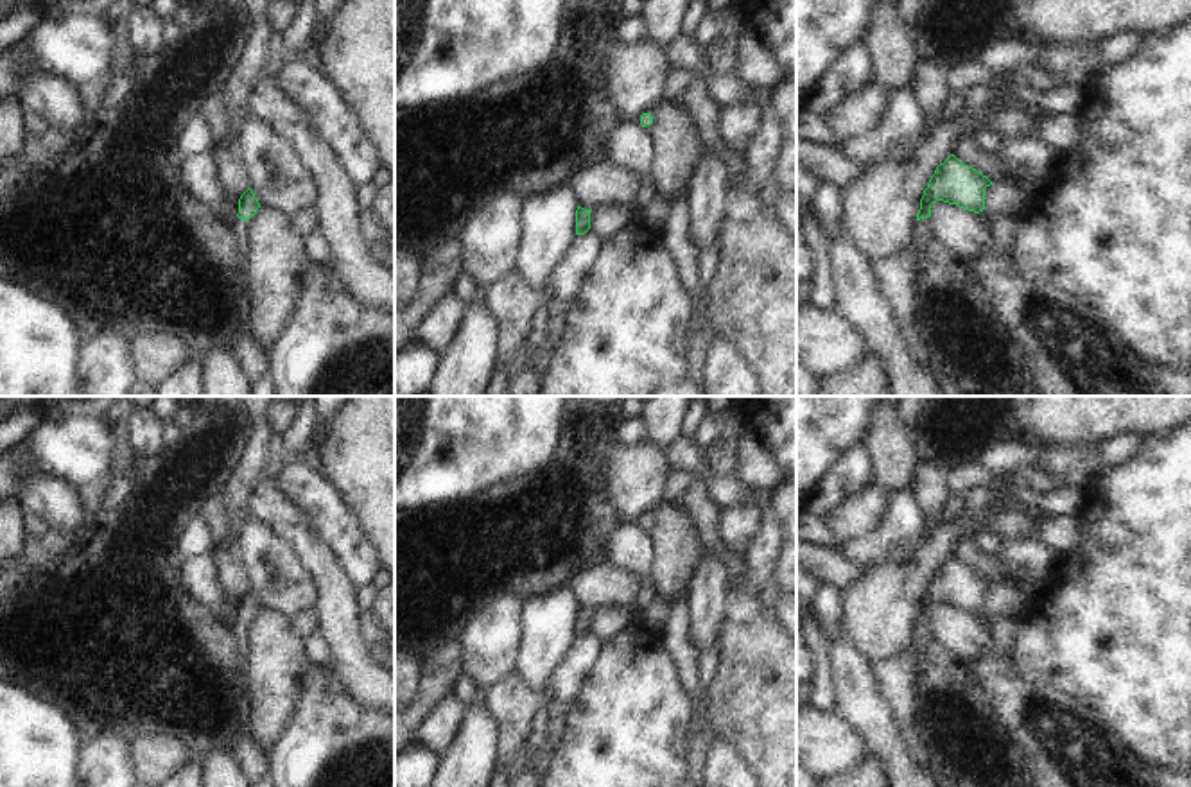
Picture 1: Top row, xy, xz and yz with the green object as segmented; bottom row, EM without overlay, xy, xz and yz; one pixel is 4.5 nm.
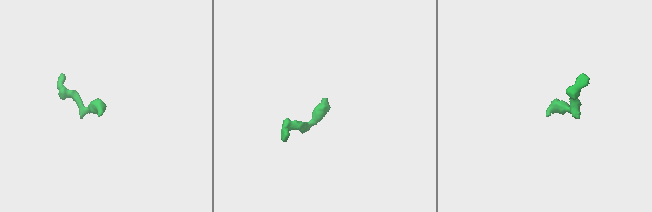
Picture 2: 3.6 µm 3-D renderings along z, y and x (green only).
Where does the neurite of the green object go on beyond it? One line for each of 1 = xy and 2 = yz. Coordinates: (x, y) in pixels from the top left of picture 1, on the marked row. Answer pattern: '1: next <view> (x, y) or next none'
1: next xy (237, 226)
2: next yz (878, 298)

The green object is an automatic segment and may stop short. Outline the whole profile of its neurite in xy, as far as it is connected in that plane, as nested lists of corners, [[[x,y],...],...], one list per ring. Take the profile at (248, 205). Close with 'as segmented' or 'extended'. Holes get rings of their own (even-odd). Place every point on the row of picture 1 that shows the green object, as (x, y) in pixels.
[[[248,188],[239,199],[239,213],[237,219],[228,226],[235,237],[235,247],[239,249],[240,256],[246,260],[249,238],[246,235],[246,228],[249,219],[260,208],[258,199],[255,197],[253,190]]]; extended

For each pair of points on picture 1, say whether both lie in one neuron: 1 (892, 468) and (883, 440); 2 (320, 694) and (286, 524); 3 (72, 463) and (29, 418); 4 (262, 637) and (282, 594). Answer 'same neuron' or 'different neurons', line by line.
1: same neuron
2: different neurons
3: different neurons
4: different neurons

